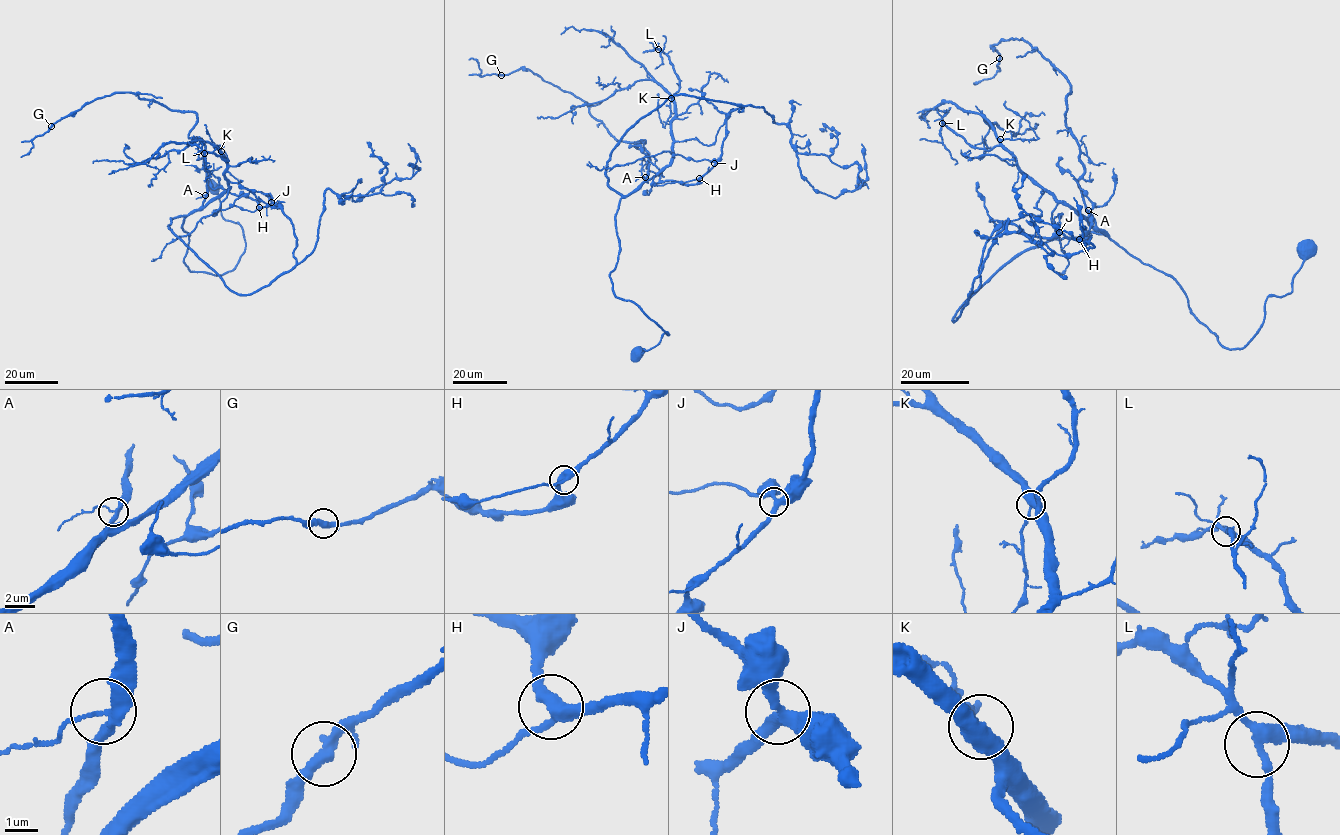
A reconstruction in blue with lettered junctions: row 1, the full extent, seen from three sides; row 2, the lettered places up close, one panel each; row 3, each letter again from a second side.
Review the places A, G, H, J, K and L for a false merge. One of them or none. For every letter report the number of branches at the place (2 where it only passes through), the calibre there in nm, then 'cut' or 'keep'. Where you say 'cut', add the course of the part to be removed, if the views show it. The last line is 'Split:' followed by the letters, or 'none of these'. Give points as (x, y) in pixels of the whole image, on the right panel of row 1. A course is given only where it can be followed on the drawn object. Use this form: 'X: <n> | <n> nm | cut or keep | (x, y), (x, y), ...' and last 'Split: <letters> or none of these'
A: 3 | 260 nm | keep
G: 3 | 280 nm | keep
H: 3 | 380 nm | keep
J: 3 | 320 nm | keep
K: 3 | 400 nm | keep
L: 3 | 300 nm | keep
Split: none of these

